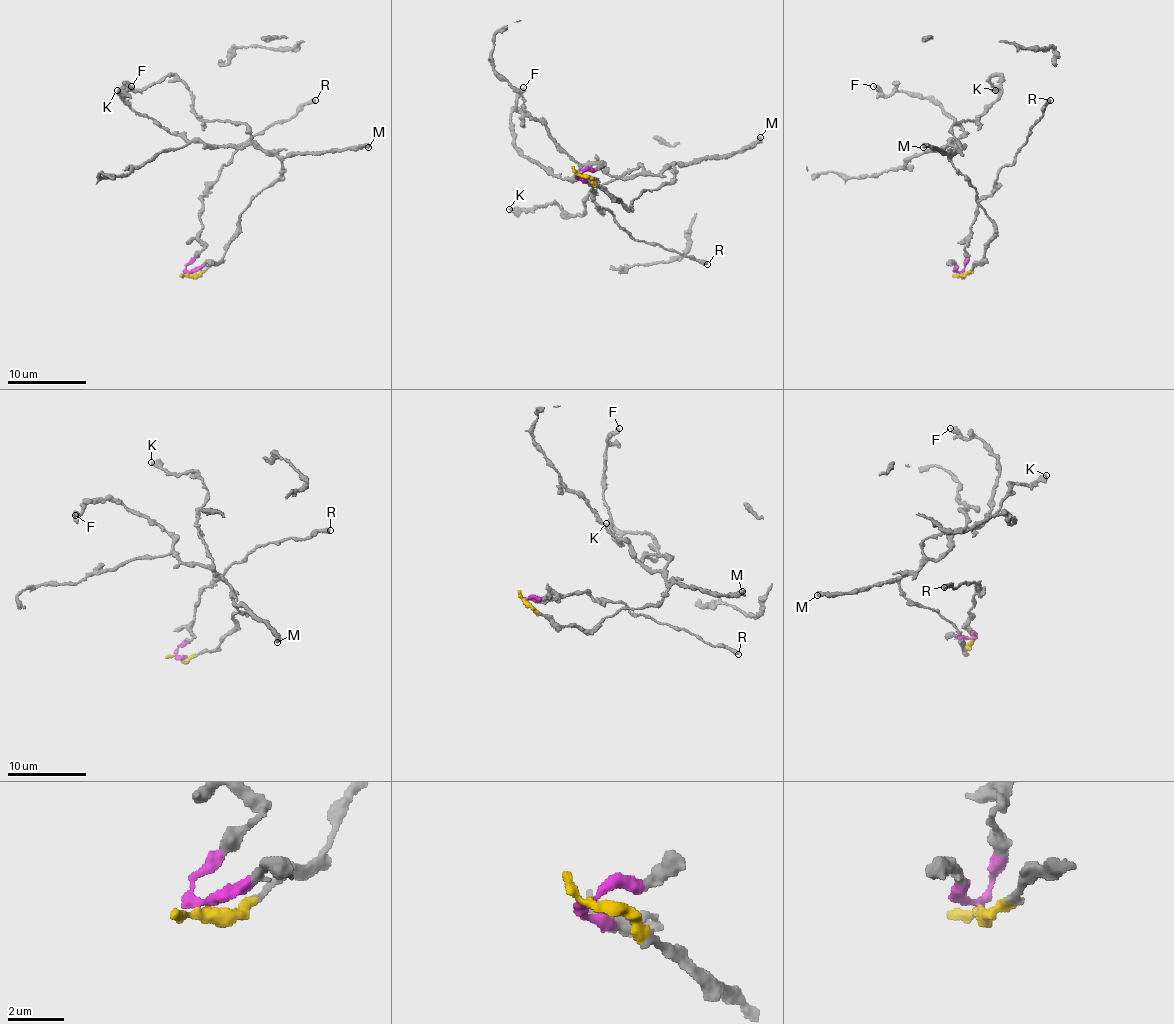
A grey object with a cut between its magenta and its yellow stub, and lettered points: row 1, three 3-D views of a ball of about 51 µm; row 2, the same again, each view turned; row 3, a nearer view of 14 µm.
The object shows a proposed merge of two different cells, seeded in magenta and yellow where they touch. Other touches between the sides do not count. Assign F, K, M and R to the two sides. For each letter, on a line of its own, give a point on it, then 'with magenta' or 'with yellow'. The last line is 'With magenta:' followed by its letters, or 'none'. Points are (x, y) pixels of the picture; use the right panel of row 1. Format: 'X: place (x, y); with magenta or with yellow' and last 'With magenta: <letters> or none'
F: place (873, 86); with yellow
K: place (995, 90); with yellow
M: place (923, 147); with yellow
R: place (1050, 100); with magenta
With magenta: R

